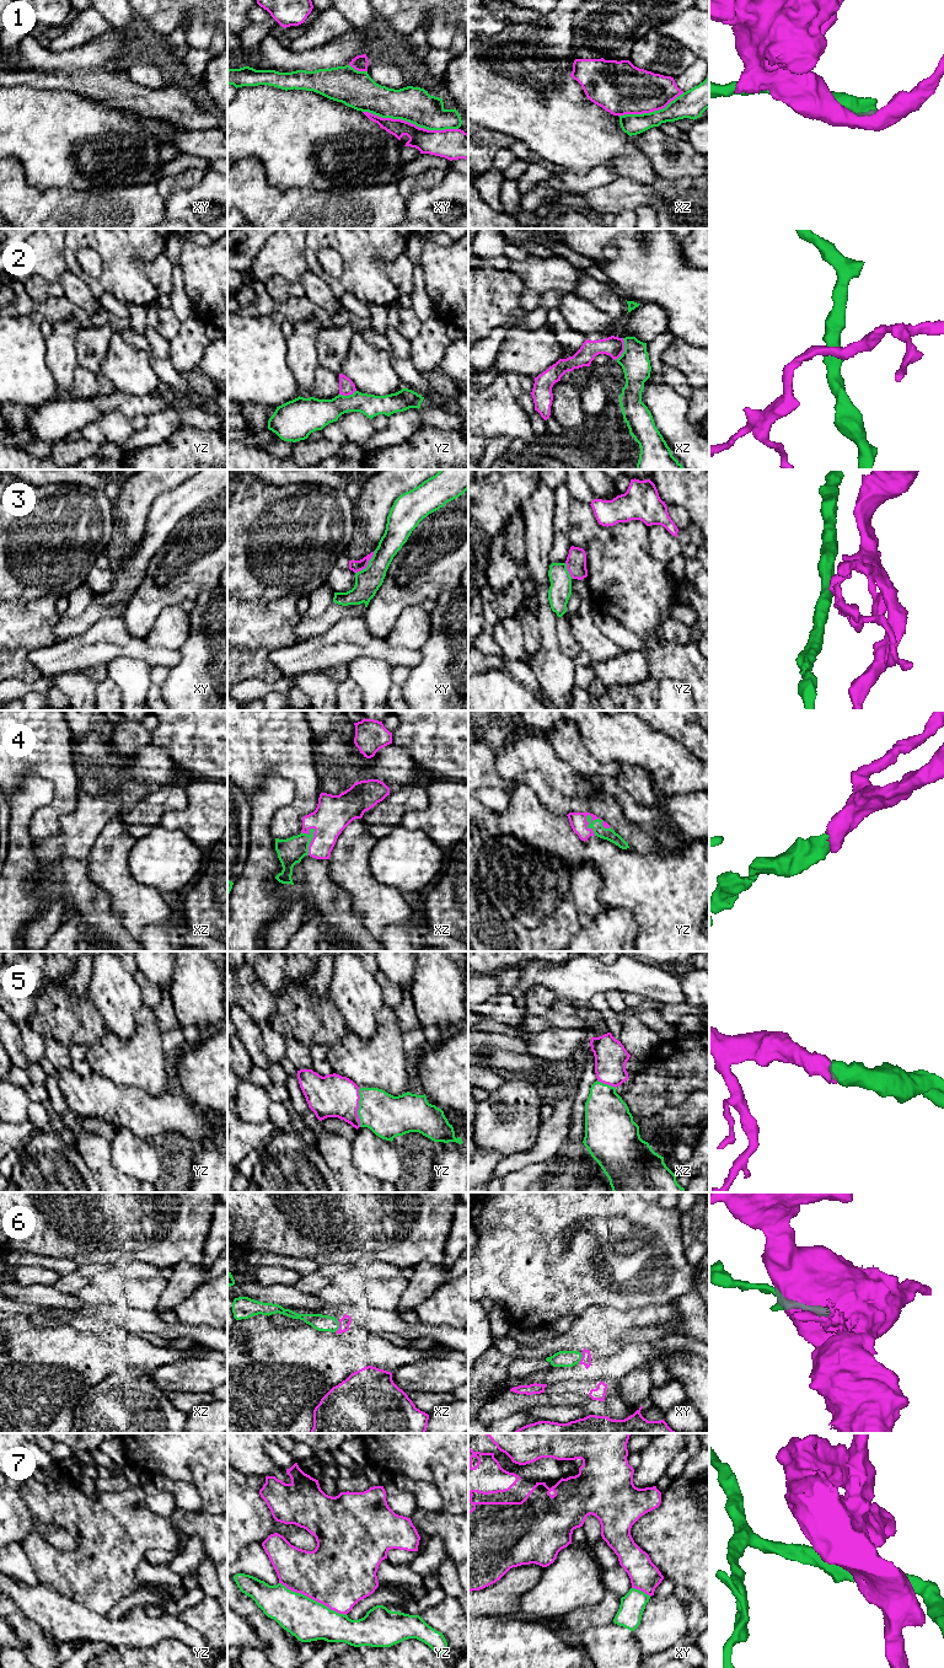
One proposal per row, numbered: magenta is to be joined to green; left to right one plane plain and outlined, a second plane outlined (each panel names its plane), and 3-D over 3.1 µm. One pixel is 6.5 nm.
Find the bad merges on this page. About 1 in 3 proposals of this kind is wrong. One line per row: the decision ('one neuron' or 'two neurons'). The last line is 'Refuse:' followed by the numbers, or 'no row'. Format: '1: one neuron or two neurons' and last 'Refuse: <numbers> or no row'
1: two neurons
2: two neurons
3: two neurons
4: one neuron
5: one neuron
6: two neurons
7: two neurons
Refuse: 1, 2, 3, 6, 7

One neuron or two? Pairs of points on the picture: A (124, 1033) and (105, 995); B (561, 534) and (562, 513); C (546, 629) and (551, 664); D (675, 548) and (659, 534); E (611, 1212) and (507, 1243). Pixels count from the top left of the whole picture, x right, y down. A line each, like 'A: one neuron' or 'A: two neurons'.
A: one neuron
B: one neuron
C: one neuron
D: one neuron
E: one neuron

